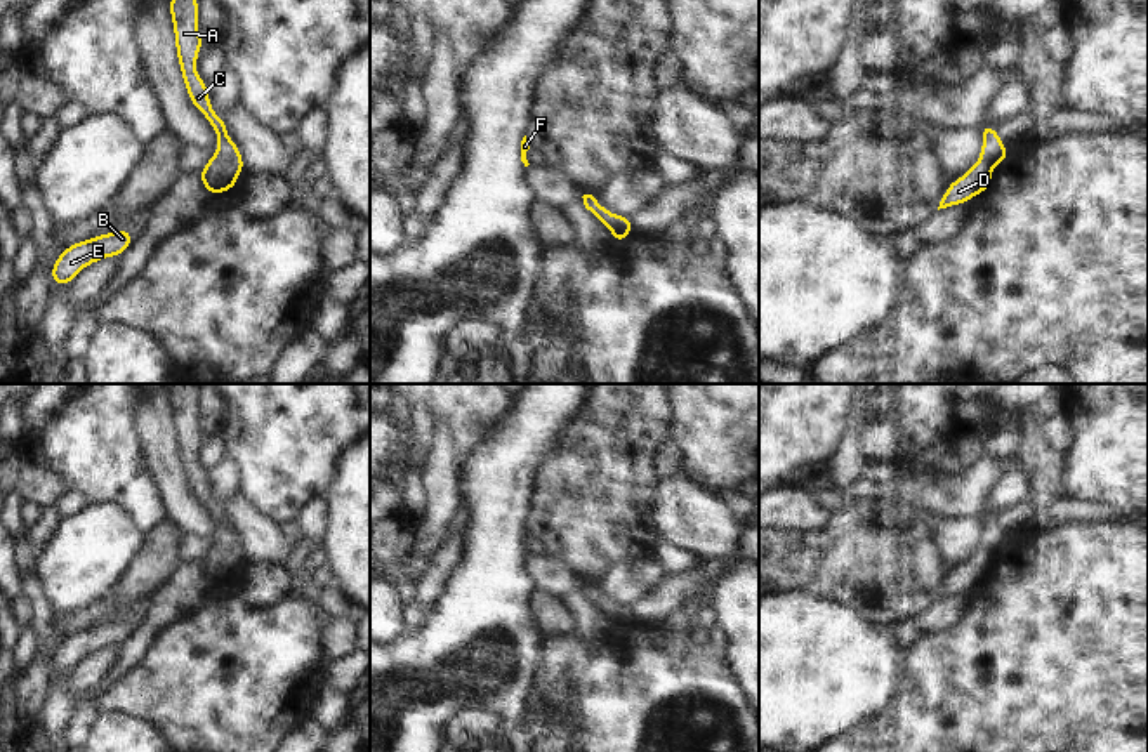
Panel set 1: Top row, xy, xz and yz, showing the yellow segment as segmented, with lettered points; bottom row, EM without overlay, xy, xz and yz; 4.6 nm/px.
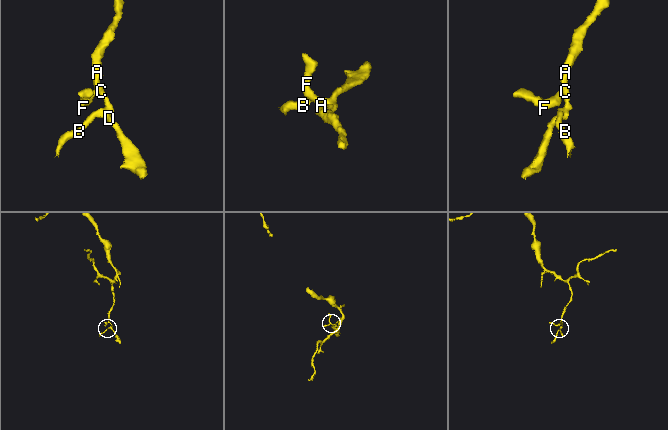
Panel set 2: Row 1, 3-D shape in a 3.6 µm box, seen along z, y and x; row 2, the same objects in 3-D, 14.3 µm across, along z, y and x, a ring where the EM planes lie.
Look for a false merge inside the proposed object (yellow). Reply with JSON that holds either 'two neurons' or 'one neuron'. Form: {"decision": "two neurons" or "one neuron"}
{"decision": "one neuron"}

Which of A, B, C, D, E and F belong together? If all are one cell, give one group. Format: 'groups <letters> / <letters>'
groups A B C D E F

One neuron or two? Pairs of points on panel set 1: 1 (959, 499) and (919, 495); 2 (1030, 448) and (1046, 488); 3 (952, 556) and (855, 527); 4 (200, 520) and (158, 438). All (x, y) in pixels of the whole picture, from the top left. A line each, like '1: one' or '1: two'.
1: one
2: one
3: two
4: one

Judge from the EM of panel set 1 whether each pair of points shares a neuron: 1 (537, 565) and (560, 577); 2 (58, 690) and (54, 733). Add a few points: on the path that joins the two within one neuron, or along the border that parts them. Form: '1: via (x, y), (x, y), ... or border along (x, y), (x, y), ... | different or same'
1: via (542, 568), (554, 577) | same
2: via (58, 700), (54, 723) | same

